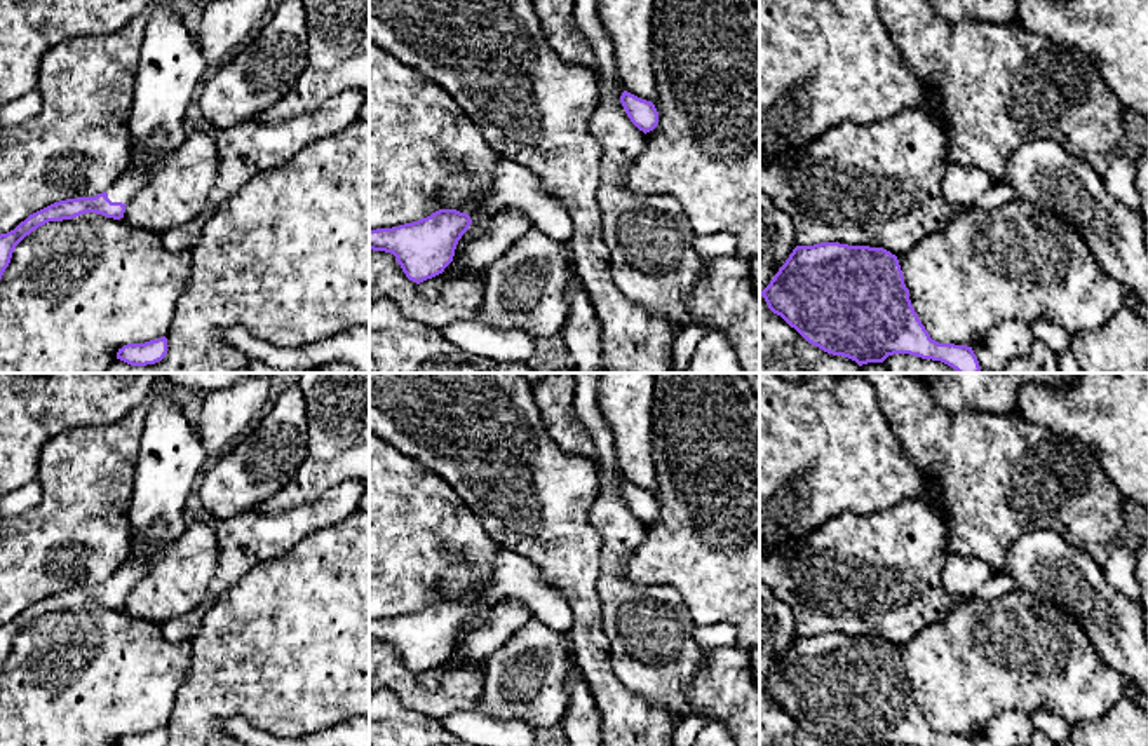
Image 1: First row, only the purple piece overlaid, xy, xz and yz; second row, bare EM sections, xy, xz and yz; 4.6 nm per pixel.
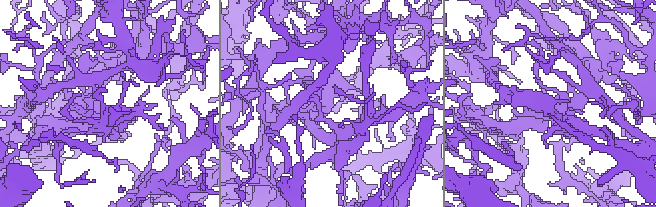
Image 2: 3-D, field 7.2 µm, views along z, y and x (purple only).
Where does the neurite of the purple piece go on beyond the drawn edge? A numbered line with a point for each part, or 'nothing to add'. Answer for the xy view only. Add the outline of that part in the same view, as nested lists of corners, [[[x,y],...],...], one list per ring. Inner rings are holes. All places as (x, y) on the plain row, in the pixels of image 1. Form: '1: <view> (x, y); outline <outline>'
1: xy (171, 455); outline [[[165,373],[155,380],[145,401],[148,413],[134,469],[131,525],[146,546],[106,580],[111,593],[122,594],[129,594],[146,575],[155,549],[185,533],[186,500],[209,460]],[[155,521],[167,525],[162,537],[152,533]]]

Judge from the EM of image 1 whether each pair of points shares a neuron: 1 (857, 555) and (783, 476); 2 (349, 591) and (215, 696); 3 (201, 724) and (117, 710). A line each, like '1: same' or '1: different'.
1: different
2: same
3: different

